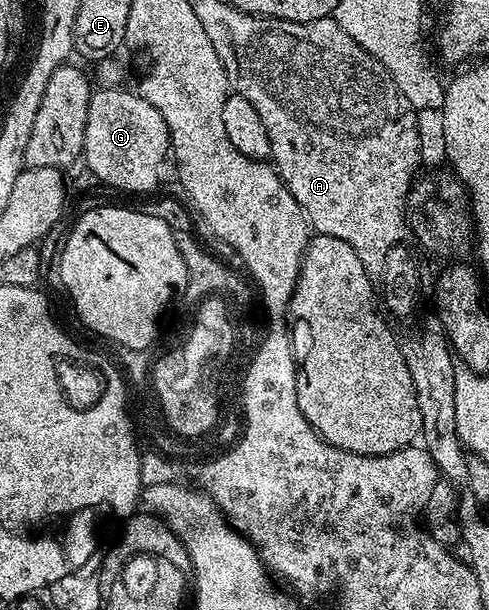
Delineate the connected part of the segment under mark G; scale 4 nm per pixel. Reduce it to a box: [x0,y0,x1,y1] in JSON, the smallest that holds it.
[82,88,171,193]

